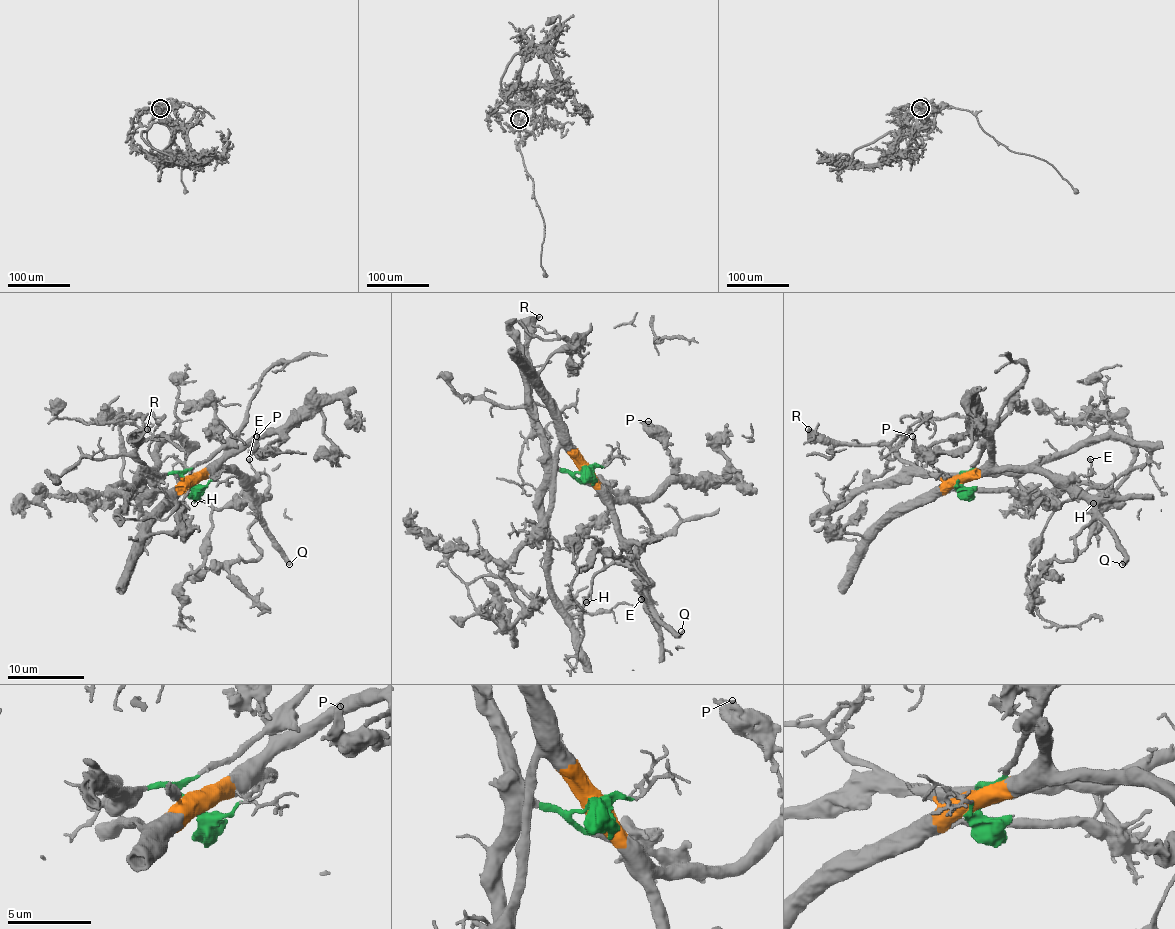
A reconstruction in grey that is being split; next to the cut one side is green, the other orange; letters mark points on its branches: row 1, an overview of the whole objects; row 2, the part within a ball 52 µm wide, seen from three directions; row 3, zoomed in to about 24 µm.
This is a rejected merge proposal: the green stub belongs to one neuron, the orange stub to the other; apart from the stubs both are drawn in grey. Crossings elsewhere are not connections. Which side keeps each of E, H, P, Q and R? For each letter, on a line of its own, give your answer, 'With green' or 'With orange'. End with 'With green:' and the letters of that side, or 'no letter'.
E: With orange
H: With green
P: With orange
Q: With orange
R: With green
With green: H, R

